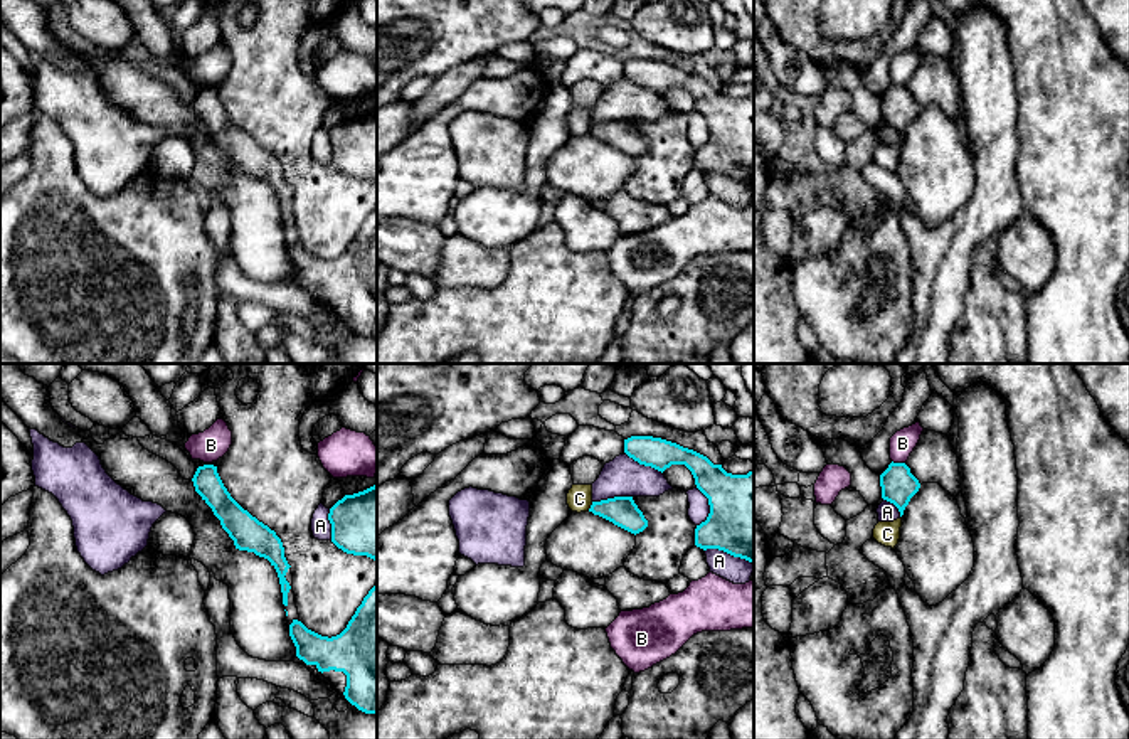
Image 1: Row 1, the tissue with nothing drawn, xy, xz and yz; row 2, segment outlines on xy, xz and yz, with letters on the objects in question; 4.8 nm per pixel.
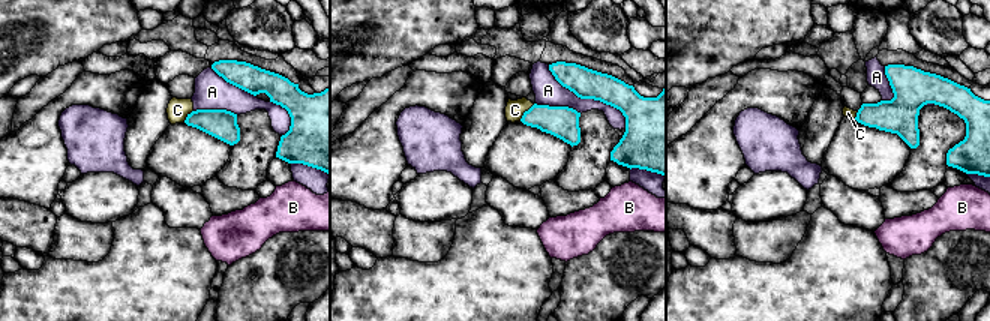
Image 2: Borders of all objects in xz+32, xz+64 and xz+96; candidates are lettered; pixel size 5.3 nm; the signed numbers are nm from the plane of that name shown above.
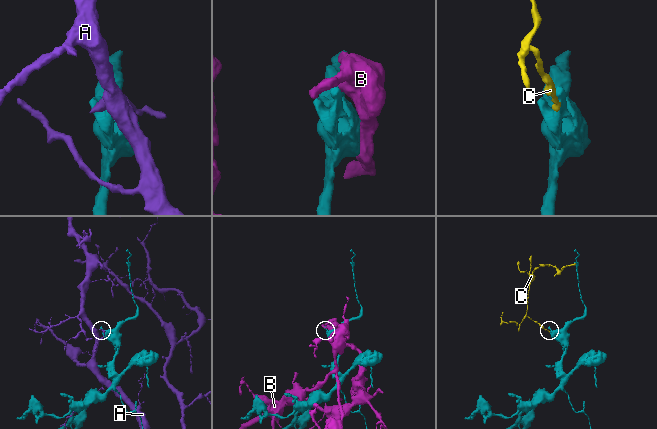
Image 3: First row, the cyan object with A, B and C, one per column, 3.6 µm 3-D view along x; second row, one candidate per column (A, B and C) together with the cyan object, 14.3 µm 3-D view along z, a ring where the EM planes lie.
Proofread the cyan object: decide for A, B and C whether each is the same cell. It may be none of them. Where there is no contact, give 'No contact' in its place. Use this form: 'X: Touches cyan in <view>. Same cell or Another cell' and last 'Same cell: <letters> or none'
A: Touches cyan in xz. Another cell
B: Touches cyan in yz. Another cell
C: Touches cyan in xz. Another cell
Same cell: none

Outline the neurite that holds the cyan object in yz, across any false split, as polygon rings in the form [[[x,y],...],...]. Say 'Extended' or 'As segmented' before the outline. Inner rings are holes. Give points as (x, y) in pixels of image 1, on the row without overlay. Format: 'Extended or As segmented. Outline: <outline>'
As segmented. Outline: [[[892,84],[880,98],[880,109],[882,121],[893,126],[902,140],[910,121],[919,114],[920,106],[905,86]]]

